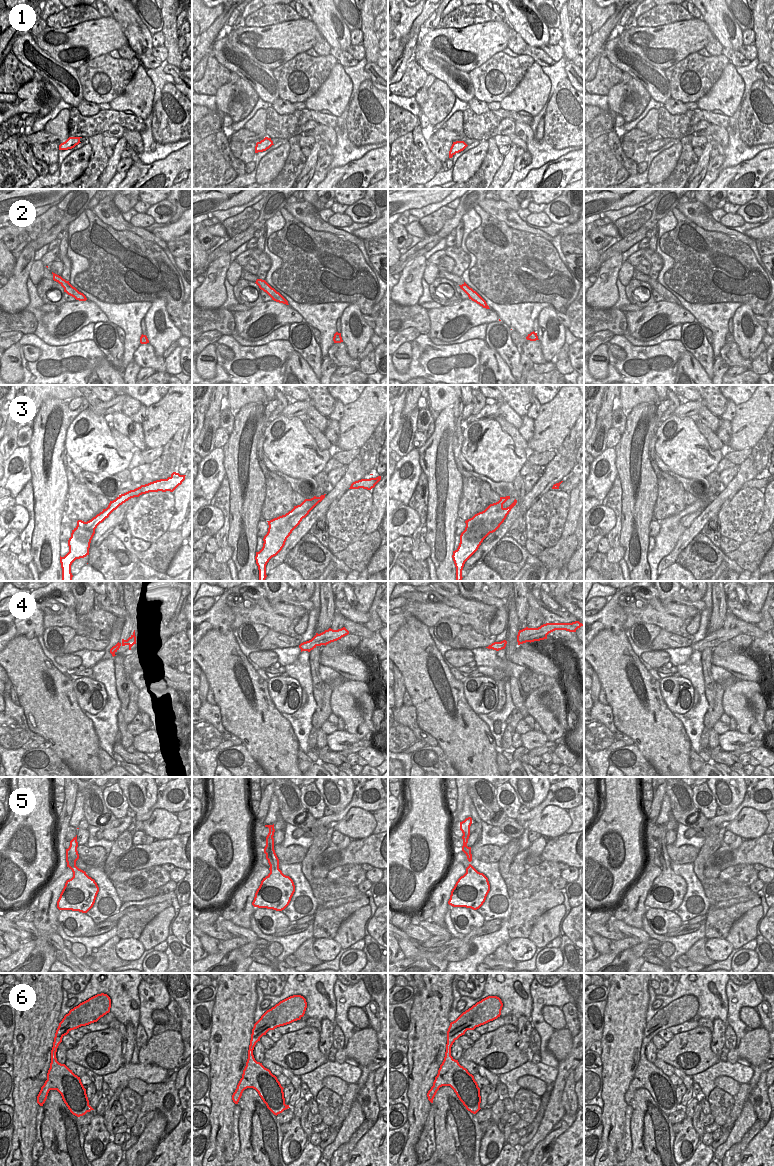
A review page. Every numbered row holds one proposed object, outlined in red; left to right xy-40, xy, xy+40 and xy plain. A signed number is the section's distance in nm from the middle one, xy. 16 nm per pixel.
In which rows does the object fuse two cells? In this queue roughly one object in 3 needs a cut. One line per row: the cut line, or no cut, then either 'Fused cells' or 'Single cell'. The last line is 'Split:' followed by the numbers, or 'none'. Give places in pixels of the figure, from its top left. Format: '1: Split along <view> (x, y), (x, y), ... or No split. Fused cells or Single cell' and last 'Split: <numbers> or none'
1: No split. Single cell
2: No split. Single cell
3: Split along xy (311, 508), (294, 515), (290, 519), (292, 529). Fused cells
4: No split. Single cell
5: No split. Single cell
6: No split. Single cell
Split: 3.

